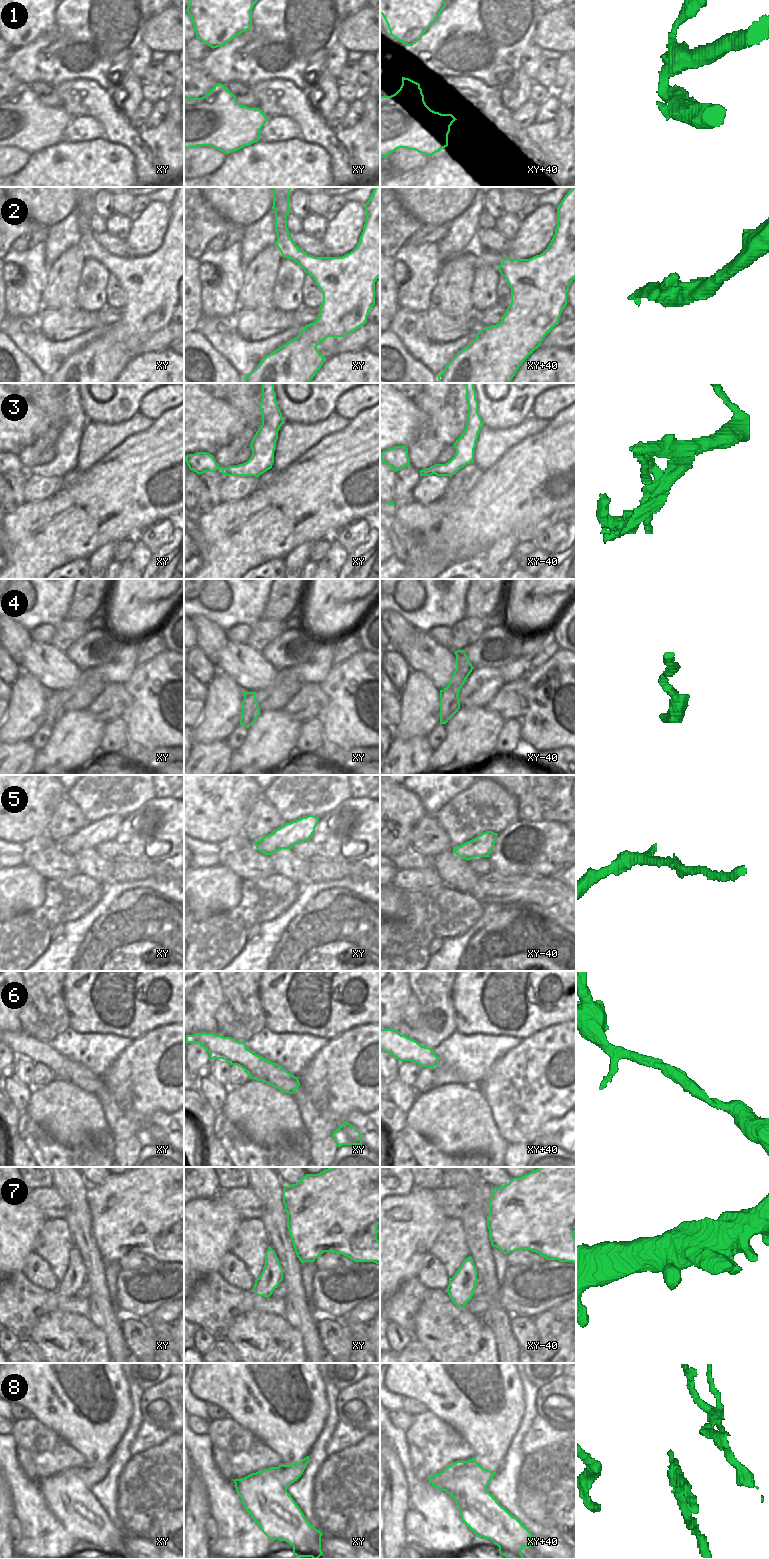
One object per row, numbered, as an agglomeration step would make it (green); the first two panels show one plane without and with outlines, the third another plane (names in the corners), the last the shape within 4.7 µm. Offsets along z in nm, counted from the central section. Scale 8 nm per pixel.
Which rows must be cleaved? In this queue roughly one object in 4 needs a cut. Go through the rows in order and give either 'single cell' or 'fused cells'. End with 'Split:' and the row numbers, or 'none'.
1: fused cells
2: single cell
3: single cell
4: single cell
5: single cell
6: single cell
7: single cell
8: fused cells
Split: 1, 8

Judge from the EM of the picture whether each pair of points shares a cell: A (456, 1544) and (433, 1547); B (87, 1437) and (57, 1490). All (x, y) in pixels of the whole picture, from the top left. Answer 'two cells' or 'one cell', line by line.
A: one cell
B: two cells

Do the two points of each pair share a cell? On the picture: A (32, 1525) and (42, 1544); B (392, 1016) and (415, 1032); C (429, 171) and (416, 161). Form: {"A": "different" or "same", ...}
{"A": "different", "B": "different", "C": "different"}

